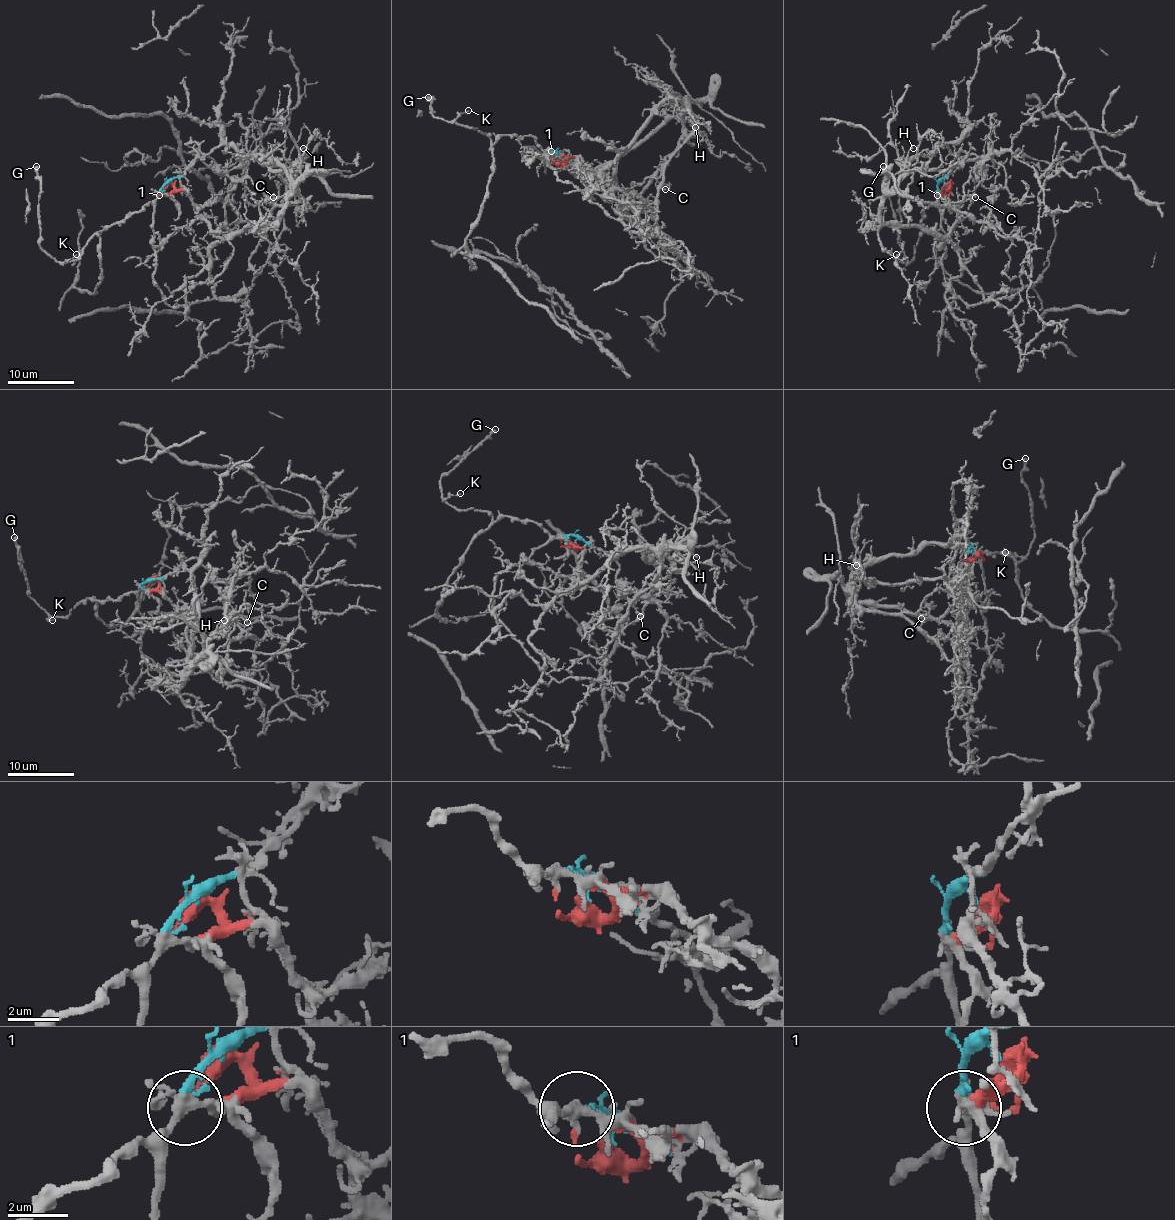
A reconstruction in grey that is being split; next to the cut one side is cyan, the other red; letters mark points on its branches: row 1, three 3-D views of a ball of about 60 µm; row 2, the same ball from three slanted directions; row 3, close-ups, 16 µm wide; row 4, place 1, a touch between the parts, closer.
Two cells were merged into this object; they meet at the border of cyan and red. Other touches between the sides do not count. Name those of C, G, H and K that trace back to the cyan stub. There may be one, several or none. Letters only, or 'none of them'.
G, K

